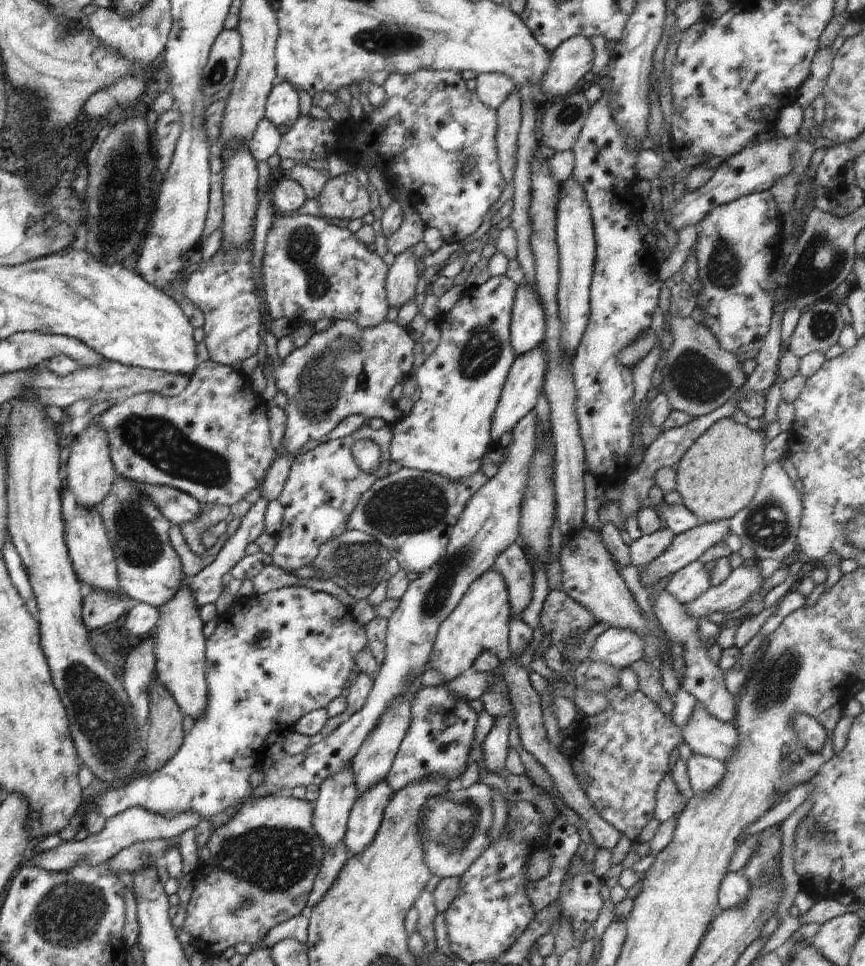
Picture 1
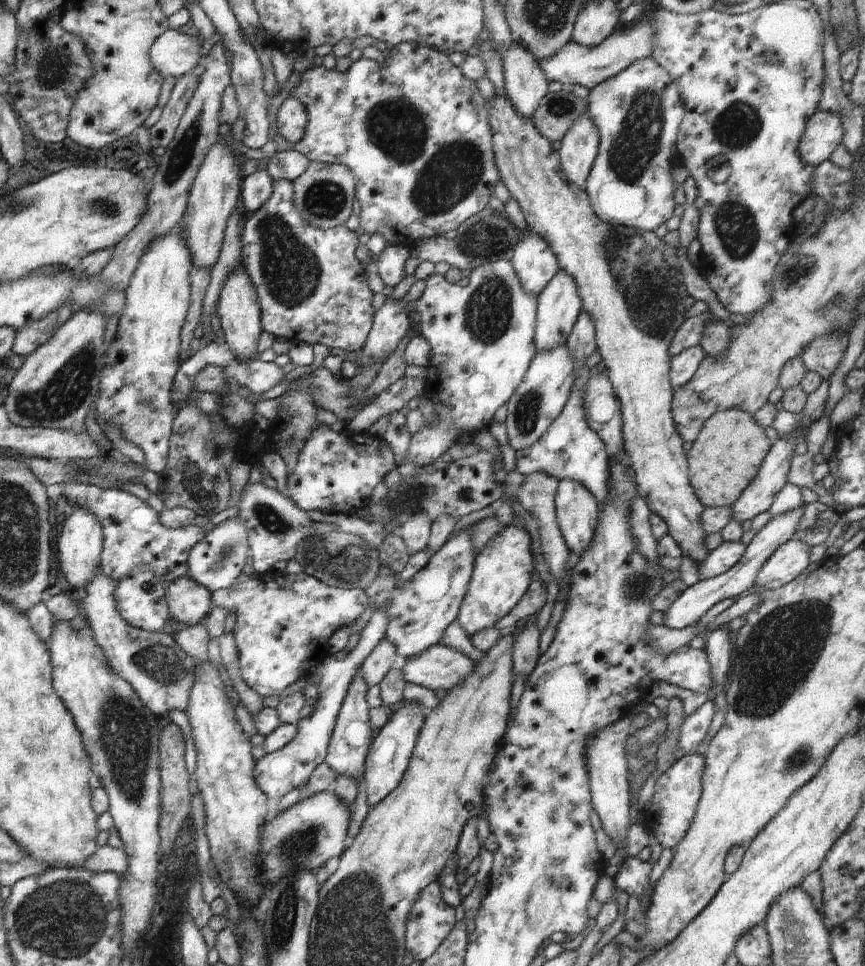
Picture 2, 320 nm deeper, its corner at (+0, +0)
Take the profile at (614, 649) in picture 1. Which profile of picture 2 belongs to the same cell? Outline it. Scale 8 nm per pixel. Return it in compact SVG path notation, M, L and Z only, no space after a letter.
M805 503L797 506L795 509L790 509L788 512L773 516L763 528L756 533L752 541L747 544L747 549L730 570L724 571L715 577L709 579L700 578L699 581L691 587L686 587L686 590L678 597L678 600L672 604L668 610L665 610L664 616L666 624L664 626L673 629L681 629L688 625L693 625L694 622L700 621L702 616L718 602L726 600L726 598L734 598L740 596L742 592L746 592L753 584L755 584L758 571L766 564L774 551L793 538L798 523L805 513Z

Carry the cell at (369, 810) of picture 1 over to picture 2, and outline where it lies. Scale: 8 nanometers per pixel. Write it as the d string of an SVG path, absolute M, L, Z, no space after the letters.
M408 701L394 711L387 723L375 731L372 744L368 749L364 767L364 789L368 804L378 804L387 794L394 790L402 780L402 775L408 768L412 753L426 718L426 707L419 701Z

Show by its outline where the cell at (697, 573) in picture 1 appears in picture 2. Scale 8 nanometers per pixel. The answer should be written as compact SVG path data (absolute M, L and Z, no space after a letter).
M741 540L736 542L724 541L716 549L711 550L707 554L706 560L698 566L700 578L709 579L730 570L742 558L746 549L747 544Z

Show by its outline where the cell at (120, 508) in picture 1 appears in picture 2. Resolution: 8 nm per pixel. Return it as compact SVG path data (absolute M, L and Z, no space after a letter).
M189 577L175 579L165 592L171 618L189 626L207 620L214 608L211 593Z

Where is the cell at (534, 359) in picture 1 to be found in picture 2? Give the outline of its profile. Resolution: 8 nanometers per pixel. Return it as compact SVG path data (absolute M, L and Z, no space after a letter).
M565 270L558 272L548 281L545 289L537 296L537 317L535 322L534 344L536 353L560 346L567 341L577 316L582 312L583 304L576 281Z

